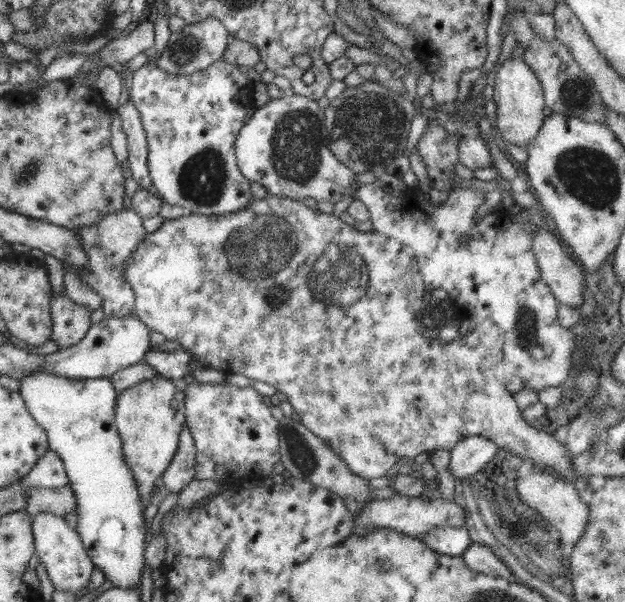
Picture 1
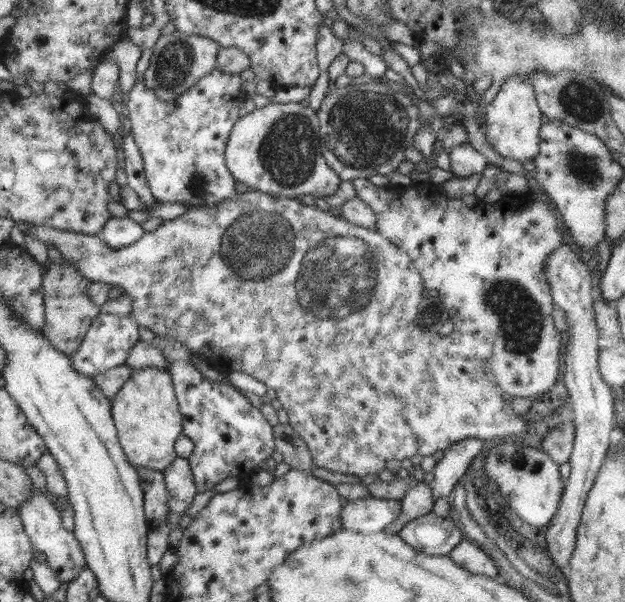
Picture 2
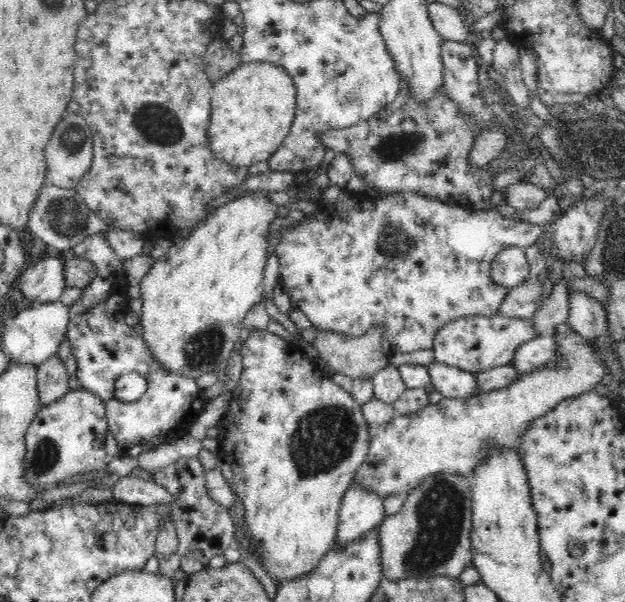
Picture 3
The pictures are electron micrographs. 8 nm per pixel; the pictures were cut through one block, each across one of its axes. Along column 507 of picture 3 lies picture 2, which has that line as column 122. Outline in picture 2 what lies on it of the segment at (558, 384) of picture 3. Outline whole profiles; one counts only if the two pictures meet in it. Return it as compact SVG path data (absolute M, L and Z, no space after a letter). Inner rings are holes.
M158 368L133 369L133 376L111 402L119 444L128 462L138 471L150 468L163 471L176 459L175 442L182 434L182 414L175 396L170 373Z

